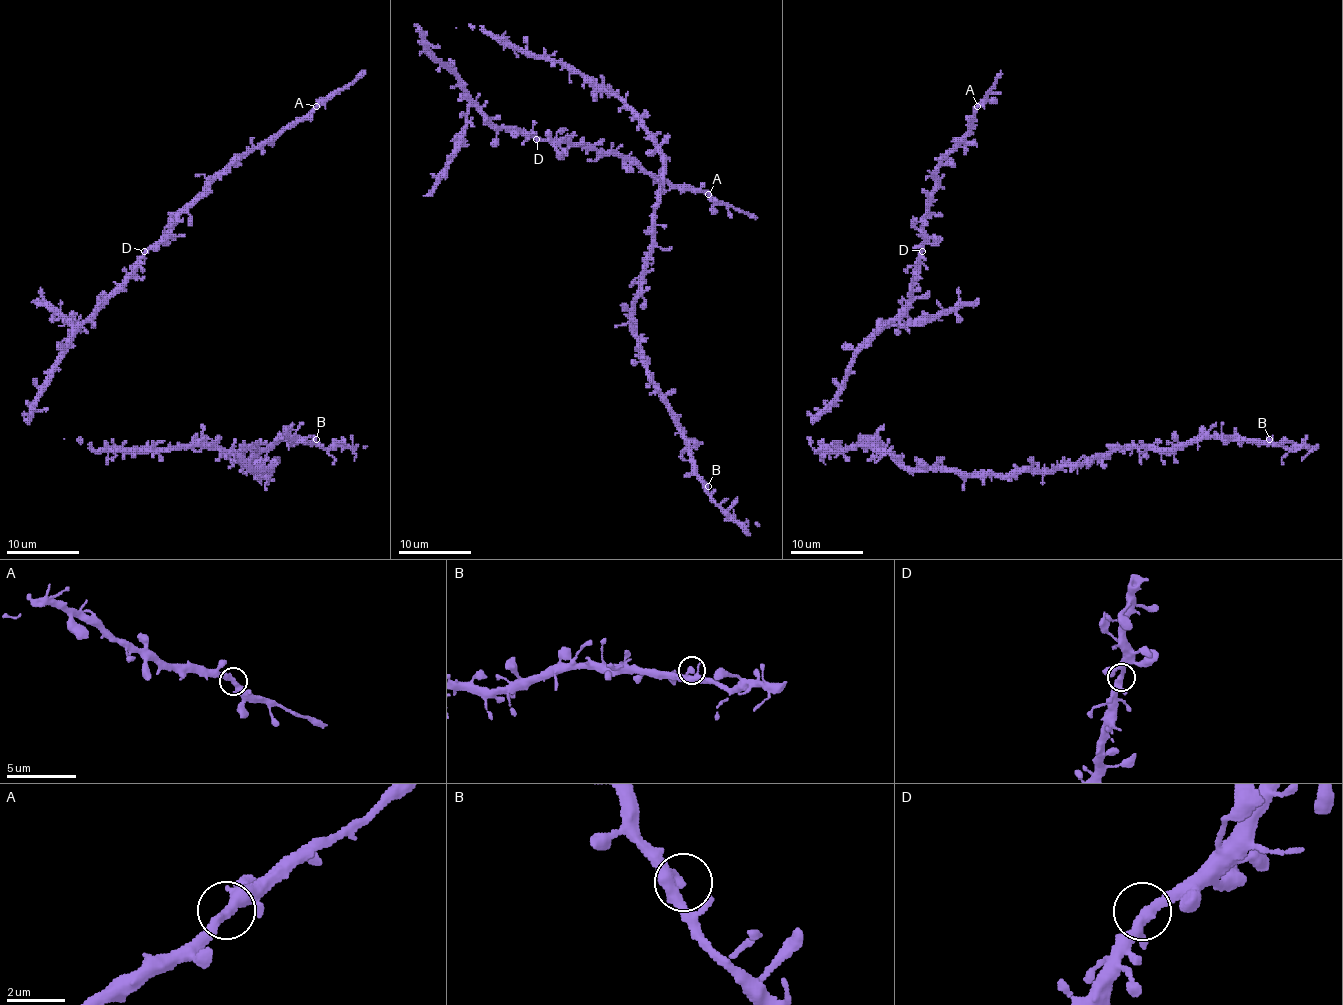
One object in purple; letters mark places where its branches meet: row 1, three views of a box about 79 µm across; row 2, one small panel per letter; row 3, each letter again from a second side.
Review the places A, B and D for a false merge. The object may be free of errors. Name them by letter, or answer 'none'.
none

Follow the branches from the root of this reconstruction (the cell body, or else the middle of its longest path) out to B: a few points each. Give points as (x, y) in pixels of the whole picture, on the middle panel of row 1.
B: (516, 46), (606, 86), (660, 155), (660, 203), (631, 329), (646, 374), (708, 486)

